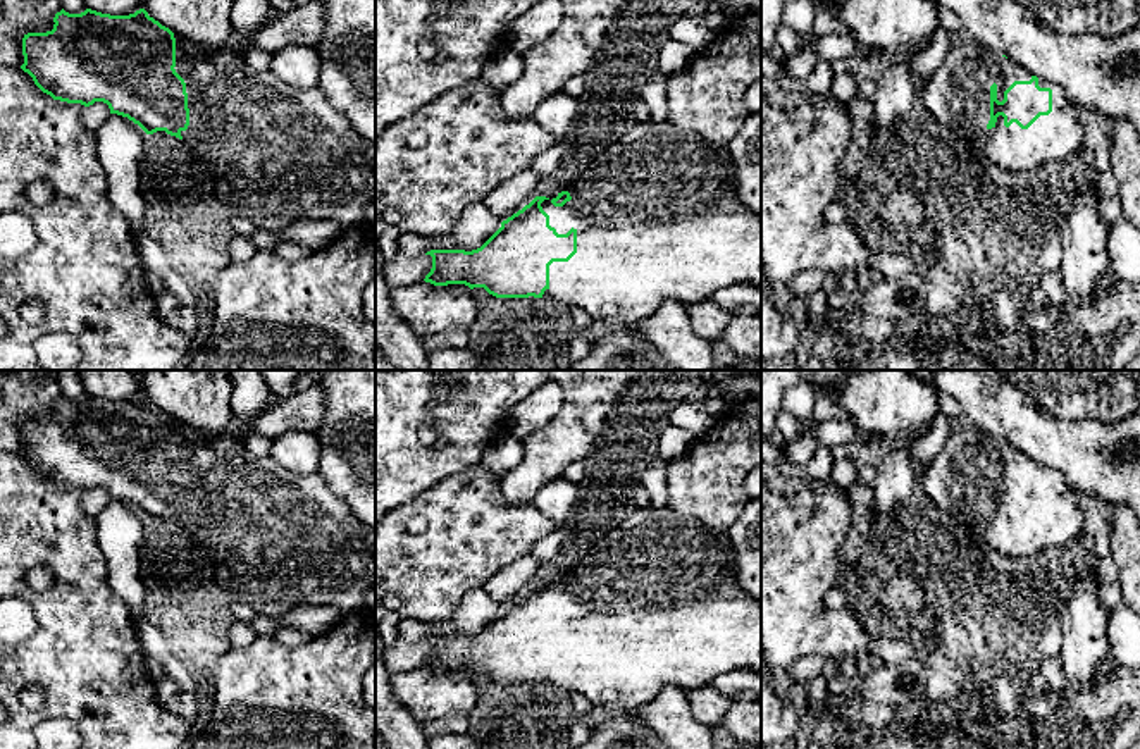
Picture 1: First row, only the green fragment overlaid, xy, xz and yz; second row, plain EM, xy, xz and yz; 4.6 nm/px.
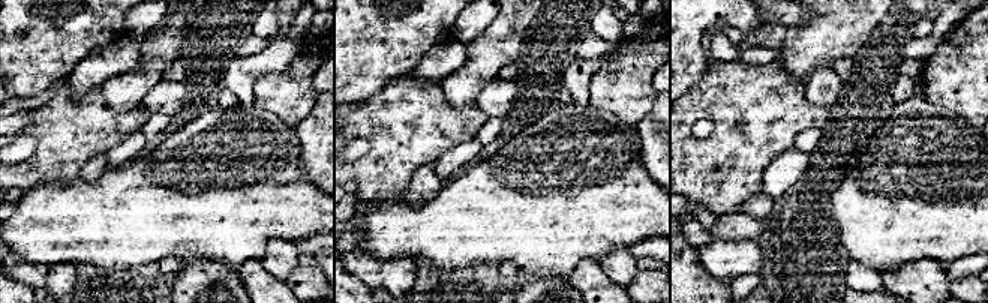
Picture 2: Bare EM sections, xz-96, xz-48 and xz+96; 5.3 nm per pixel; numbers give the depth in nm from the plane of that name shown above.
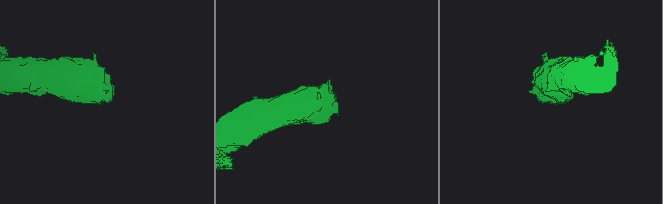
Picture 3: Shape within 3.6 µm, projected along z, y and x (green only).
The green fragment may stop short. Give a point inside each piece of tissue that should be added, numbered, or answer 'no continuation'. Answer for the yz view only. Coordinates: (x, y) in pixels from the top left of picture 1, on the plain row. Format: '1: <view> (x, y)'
1: yz (958, 479)

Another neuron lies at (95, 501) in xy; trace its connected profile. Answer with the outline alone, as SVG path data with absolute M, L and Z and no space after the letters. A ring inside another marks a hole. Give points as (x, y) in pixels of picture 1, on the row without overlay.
M95 487L93 491L83 496L83 511L90 515L93 520L107 508L110 501L110 494L103 487Z

